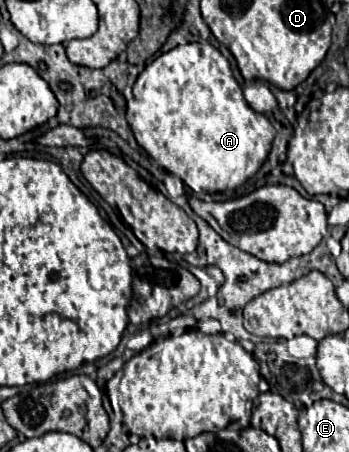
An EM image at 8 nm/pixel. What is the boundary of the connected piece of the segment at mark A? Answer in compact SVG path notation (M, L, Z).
M186 43L186 45L178 45L166 53L162 53L158 59L154 59L136 79L132 87L133 97L127 100L126 103L126 119L138 145L142 149L146 149L146 153L160 165L164 167L168 173L180 177L194 193L218 193L218 191L226 191L226 189L236 189L238 185L242 185L248 177L252 177L260 167L262 163L266 161L268 153L270 153L270 147L272 147L272 139L274 139L274 127L272 123L262 115L262 113L256 113L254 109L250 109L250 105L246 103L244 95L242 95L242 89L240 85L236 83L236 79L232 77L232 71L230 71L230 65L228 61L224 59L224 55L212 47L212 45L202 45L202 43Z

